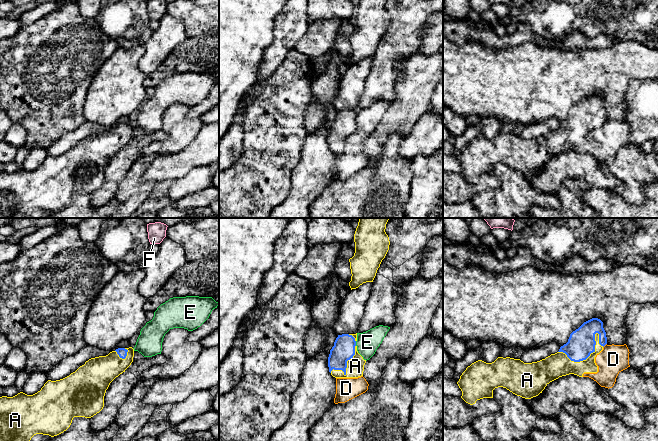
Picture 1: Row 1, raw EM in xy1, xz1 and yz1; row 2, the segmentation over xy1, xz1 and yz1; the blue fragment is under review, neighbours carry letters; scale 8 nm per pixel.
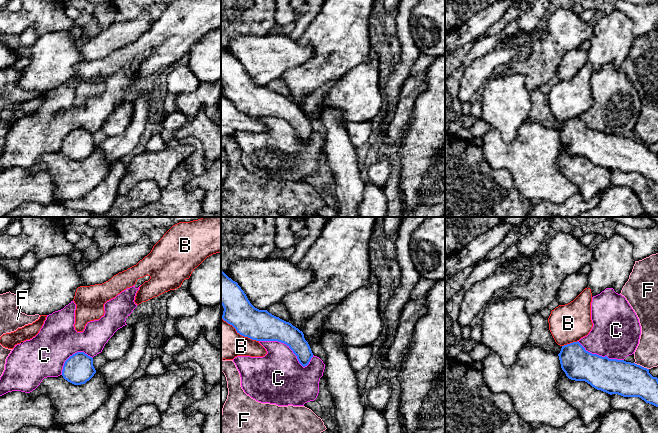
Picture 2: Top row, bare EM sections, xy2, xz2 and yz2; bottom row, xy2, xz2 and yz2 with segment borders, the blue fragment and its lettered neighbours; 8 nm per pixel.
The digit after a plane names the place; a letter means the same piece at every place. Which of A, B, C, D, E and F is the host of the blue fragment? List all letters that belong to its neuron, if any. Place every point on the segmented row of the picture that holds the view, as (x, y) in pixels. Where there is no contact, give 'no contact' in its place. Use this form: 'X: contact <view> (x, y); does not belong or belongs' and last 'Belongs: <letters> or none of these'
A: contact yz1 (592, 352); belongs
B: contact xz2 (240, 334); does not belong
C: contact xz2 (289, 347); does not belong
D: contact yz1 (605, 344); does not belong
E: contact xz1 (355, 343); does not belong
F: contact yz2 (641, 366); does not belong
Belongs: A

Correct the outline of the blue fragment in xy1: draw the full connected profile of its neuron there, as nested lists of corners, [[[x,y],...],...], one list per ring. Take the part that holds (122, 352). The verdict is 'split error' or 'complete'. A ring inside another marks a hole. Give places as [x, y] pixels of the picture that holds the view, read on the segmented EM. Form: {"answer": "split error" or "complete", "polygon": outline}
{"answer": "split error", "polygon": [[[118,348],[106,356],[91,358],[69,376],[51,381],[48,380],[40,391],[33,395],[23,392],[13,397],[0,397],[0,441],[30,441],[36,434],[57,436],[66,431],[74,417],[91,418],[104,407],[104,396],[110,383],[131,365],[134,357],[134,349]]]}

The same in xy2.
{"answer": "complete", "polygon": [[[77,352],[70,356],[62,370],[63,378],[74,385],[85,384],[95,373],[93,358],[84,352]]]}

